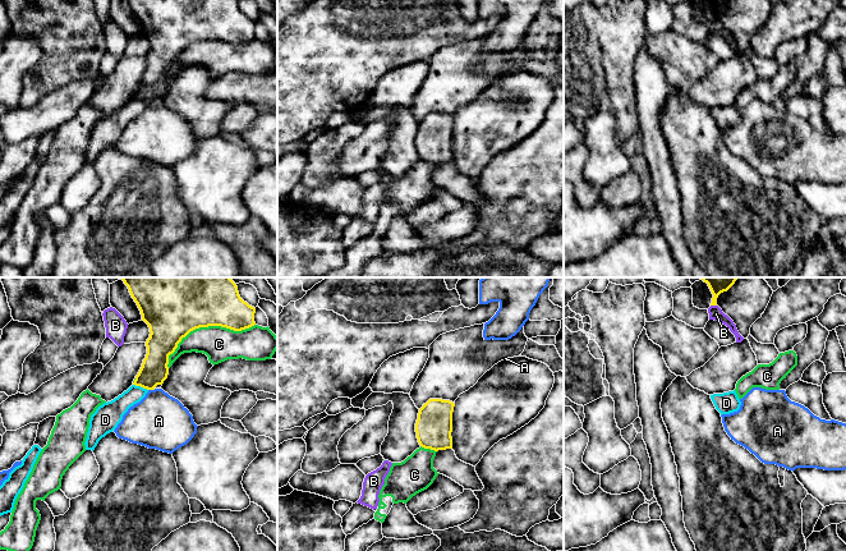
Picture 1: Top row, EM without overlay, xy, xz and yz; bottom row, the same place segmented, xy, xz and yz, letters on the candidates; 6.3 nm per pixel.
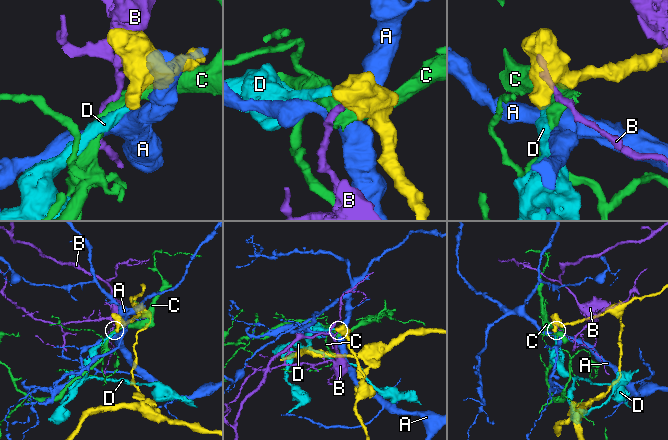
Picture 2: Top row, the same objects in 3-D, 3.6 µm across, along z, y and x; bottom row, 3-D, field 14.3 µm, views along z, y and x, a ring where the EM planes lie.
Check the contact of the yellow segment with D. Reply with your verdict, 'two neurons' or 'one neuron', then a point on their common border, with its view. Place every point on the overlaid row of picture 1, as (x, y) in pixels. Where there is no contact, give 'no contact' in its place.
two neurons; contact xy (141, 386)

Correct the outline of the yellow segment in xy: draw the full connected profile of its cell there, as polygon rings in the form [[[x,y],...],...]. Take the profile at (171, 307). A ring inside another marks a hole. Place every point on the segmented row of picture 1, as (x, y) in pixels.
[[[120,277],[137,303],[142,321],[150,327],[147,354],[133,385],[155,390],[169,375],[169,355],[190,331],[221,326],[242,331],[256,325],[256,308],[244,302],[230,277]]]

